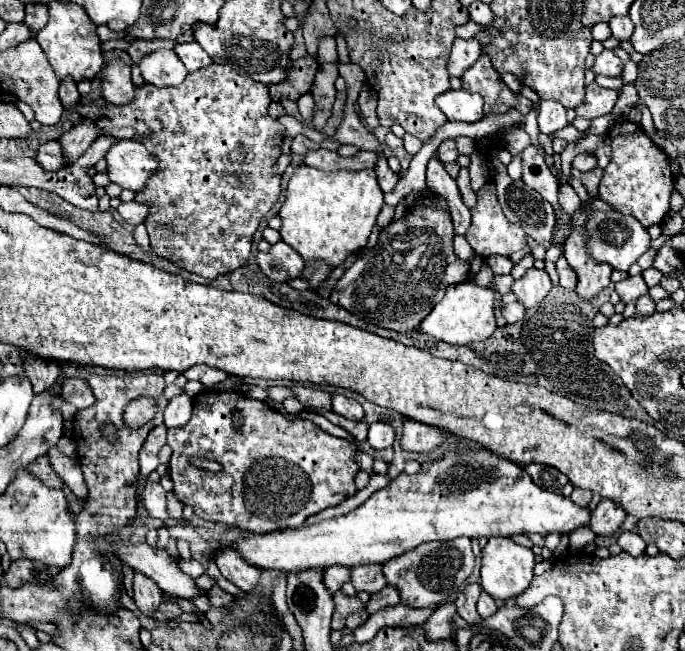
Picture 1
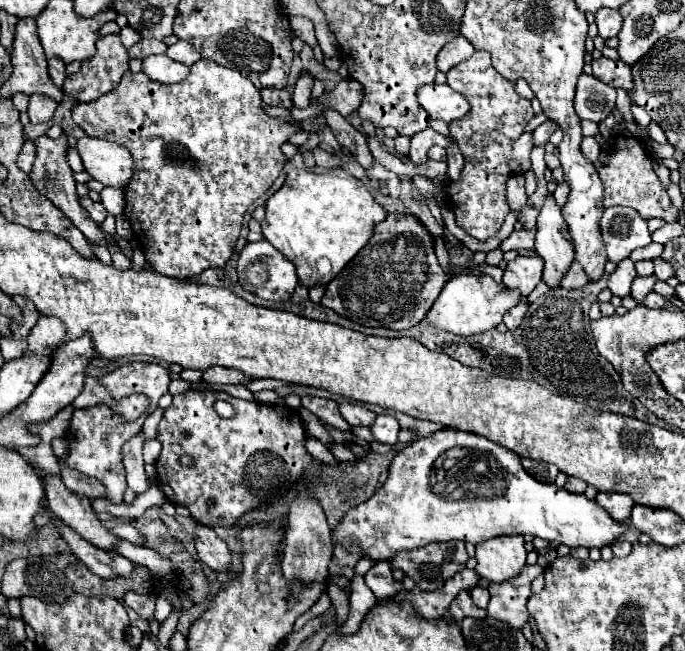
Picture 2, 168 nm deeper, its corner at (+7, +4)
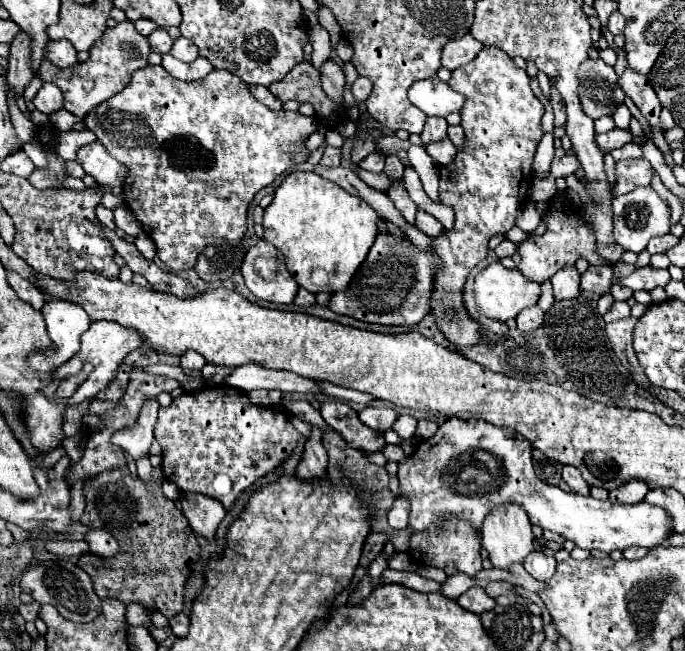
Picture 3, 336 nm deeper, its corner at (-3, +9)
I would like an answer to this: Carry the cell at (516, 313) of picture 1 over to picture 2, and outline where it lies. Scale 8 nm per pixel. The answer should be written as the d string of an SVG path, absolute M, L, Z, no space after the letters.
M519 302L517 306L513 306L513 308L511 308L511 310L509 310L509 312L503 316L503 322L505 322L505 326L507 326L509 330L517 328L517 326L521 324L521 320L523 320L525 312L527 312L527 304Z

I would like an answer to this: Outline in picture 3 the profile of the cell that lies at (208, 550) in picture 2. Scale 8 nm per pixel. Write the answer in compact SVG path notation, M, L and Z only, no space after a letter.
M181 493L179 503L191 529L211 541L217 525L227 515L227 509L223 507L223 503L207 495L195 495L195 493Z

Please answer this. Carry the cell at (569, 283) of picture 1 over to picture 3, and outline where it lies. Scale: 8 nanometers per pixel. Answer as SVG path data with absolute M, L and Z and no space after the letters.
M609 265L589 267L581 275L581 289L583 291L591 291L597 295L609 295L611 285L613 285L613 271Z

